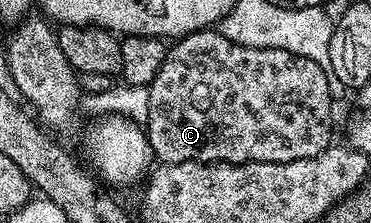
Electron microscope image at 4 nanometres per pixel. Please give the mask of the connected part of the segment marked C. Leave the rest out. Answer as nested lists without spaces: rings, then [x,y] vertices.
[[[218,28],[197,30],[191,34],[185,34],[183,38],[177,39],[177,41],[167,49],[164,64],[160,64],[160,72],[156,72],[156,80],[152,80],[152,84],[148,87],[150,92],[150,95],[148,96],[148,120],[144,124],[146,138],[150,142],[150,149],[153,157],[162,164],[173,164],[175,162],[231,162],[232,164],[240,164],[241,162],[291,162],[292,160],[311,158],[320,152],[324,152],[330,145],[332,145],[332,138],[330,138],[330,117],[334,114],[334,102],[330,99],[330,82],[332,86],[332,78],[328,71],[324,68],[320,68],[320,64],[316,64],[316,60],[308,60],[308,56],[296,56],[292,52],[284,52],[280,48],[252,48],[251,46],[238,46],[232,40],[228,40],[223,36],[221,29]]]

